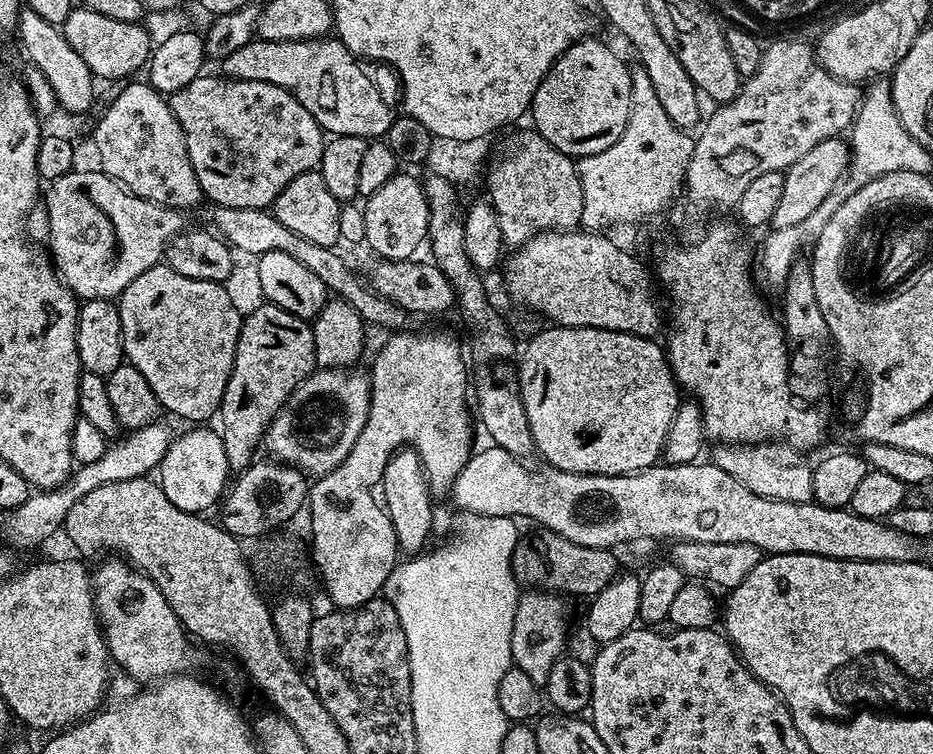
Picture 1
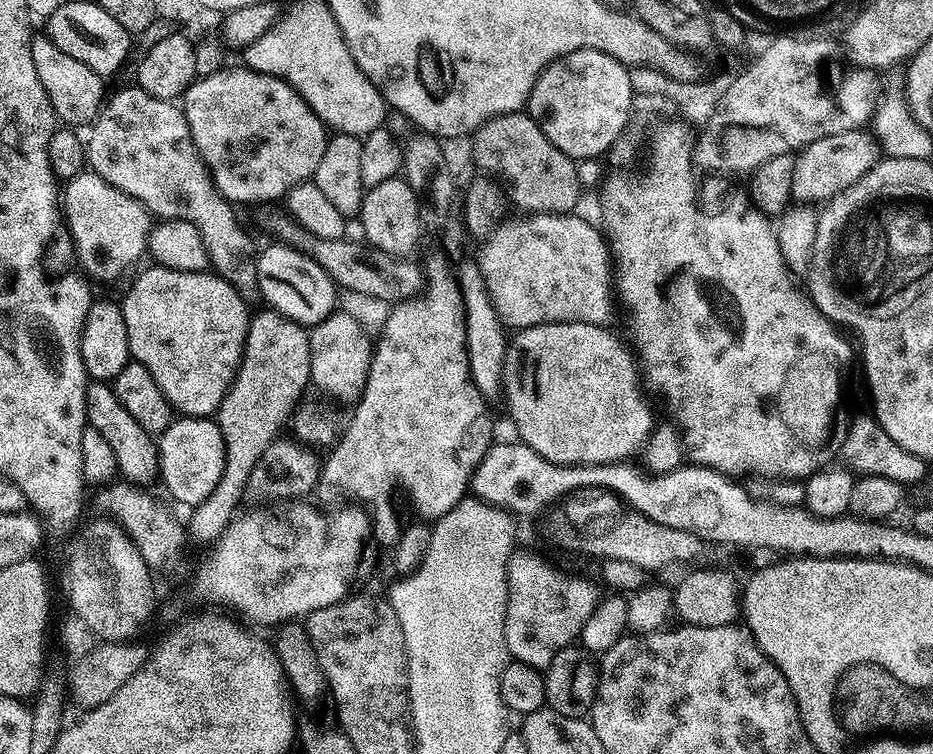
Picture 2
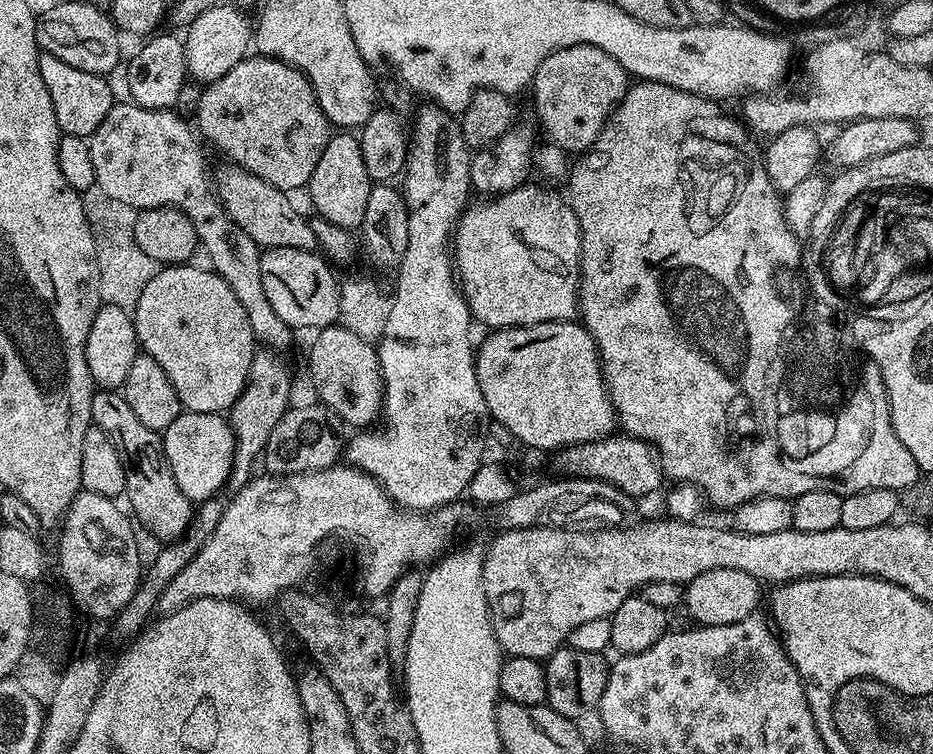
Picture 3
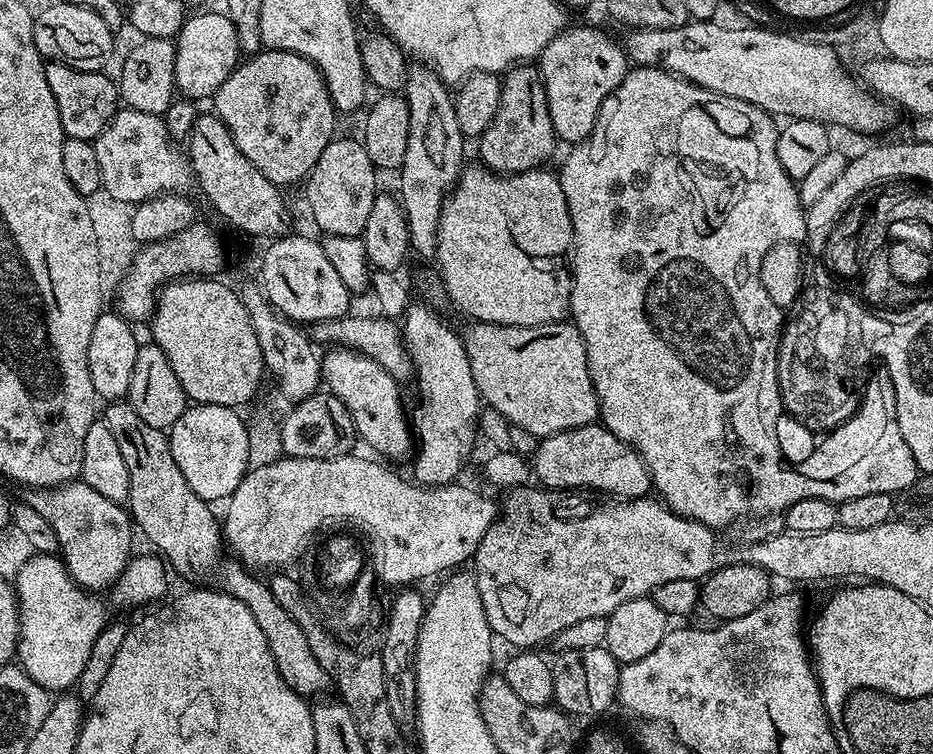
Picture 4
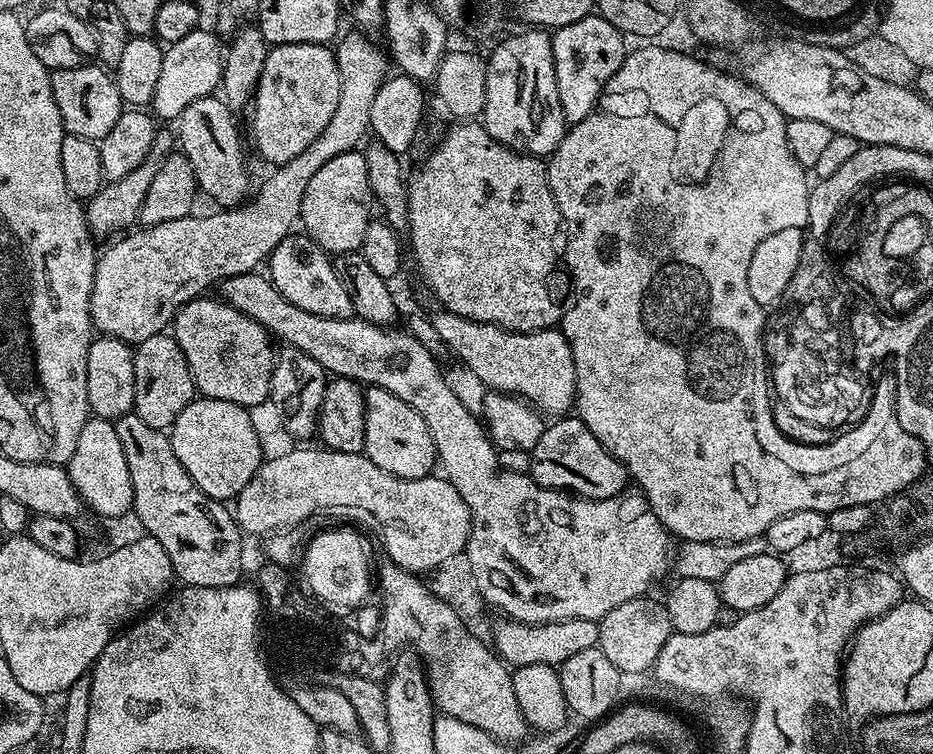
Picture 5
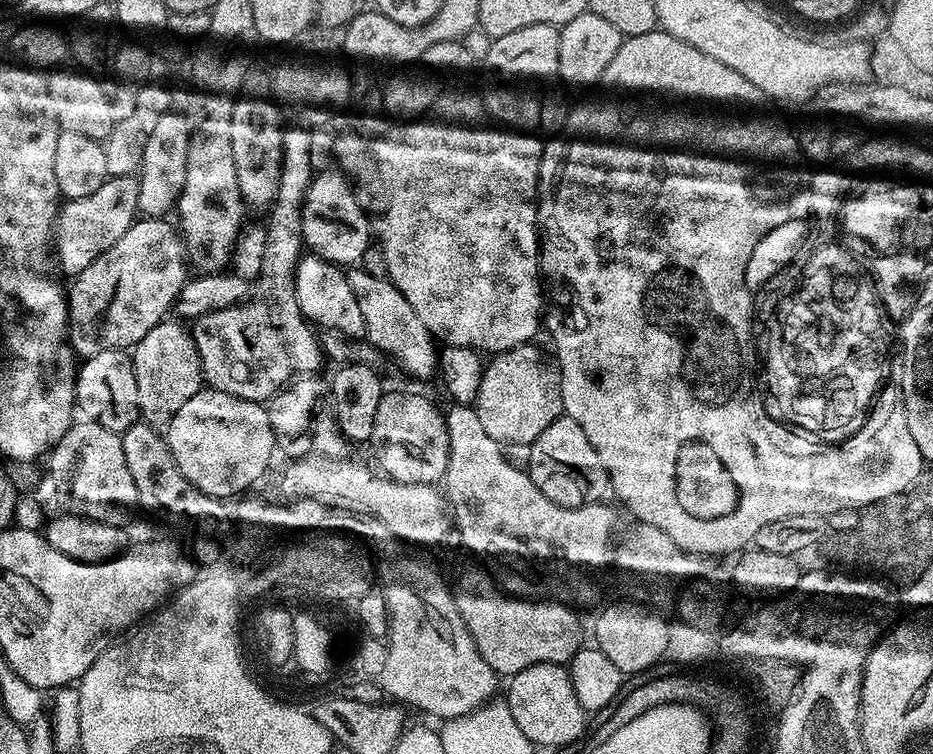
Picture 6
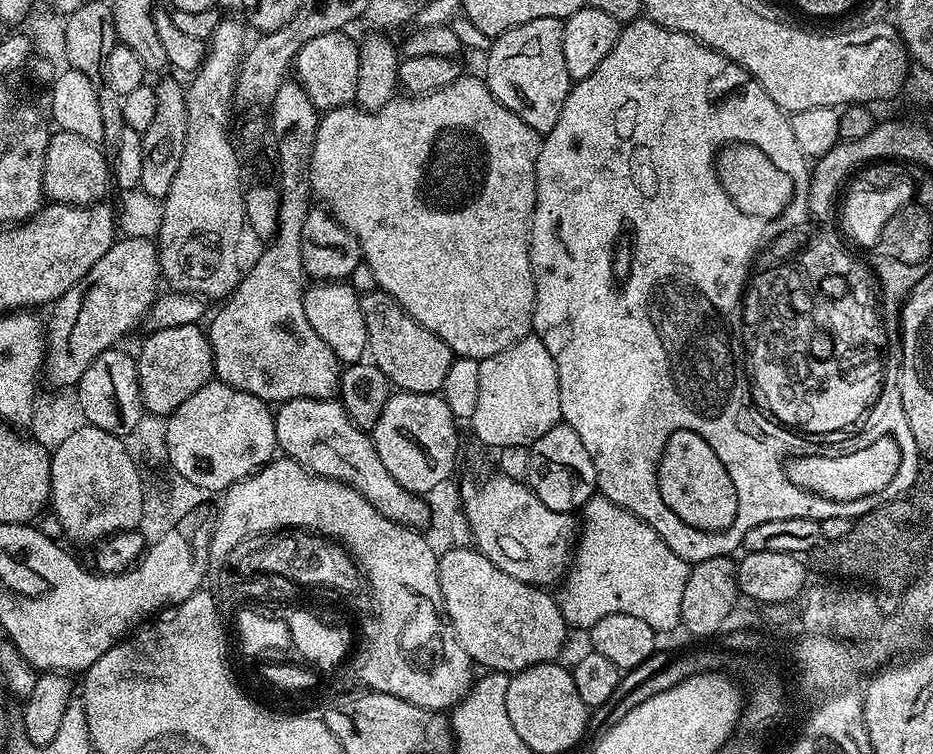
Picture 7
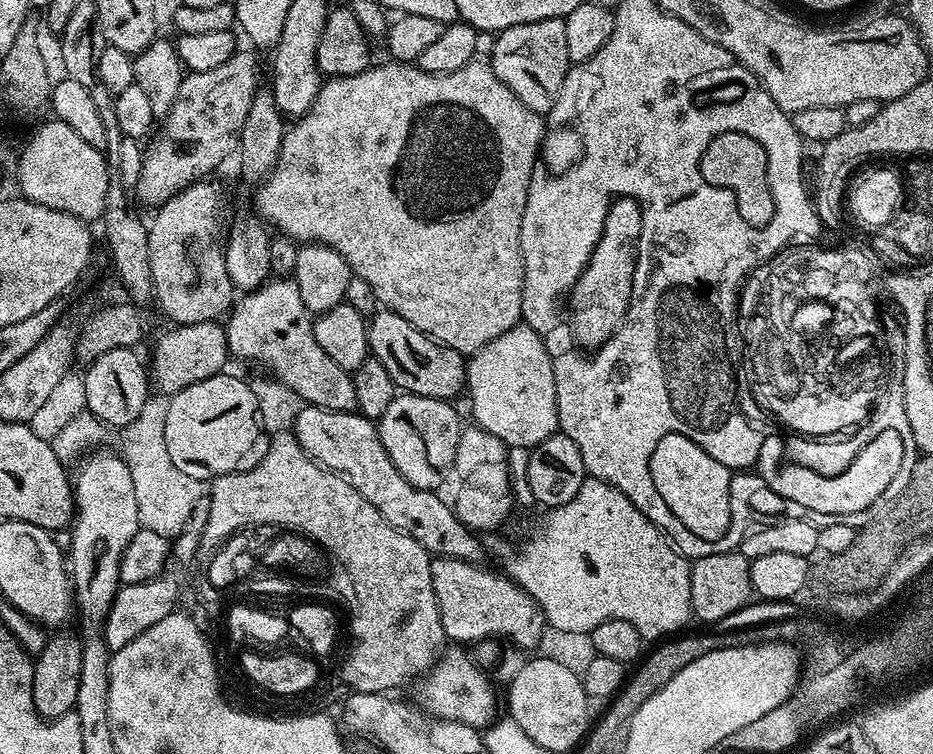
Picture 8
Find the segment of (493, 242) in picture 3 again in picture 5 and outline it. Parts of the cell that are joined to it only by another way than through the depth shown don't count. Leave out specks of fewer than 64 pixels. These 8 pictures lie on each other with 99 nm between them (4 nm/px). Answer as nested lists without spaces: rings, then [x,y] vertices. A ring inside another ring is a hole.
[[[456,122],[453,123],[453,128],[445,134],[440,140],[440,145],[429,154],[424,160],[424,165],[417,170],[416,173],[411,173],[410,179],[407,181],[408,185],[408,227],[406,229],[406,244],[410,249],[410,260],[416,263],[416,268],[420,271],[420,276],[422,279],[428,283],[428,288],[430,291],[436,295],[436,300],[441,309],[445,312],[453,312],[458,314],[462,318],[470,318],[471,320],[477,320],[478,322],[486,322],[487,324],[493,324],[499,328],[505,328],[511,332],[537,332],[543,328],[553,327],[559,321],[562,315],[561,305],[556,305],[556,300],[552,297],[552,292],[548,289],[548,279],[552,276],[552,267],[555,266],[556,260],[558,264],[558,244],[556,248],[556,231],[561,231],[562,221],[560,218],[560,207],[554,202],[554,194],[550,190],[550,182],[548,181],[548,165],[545,163],[541,157],[538,156],[525,156],[522,152],[515,152],[513,148],[508,148],[504,144],[499,144],[494,138],[490,138],[490,134],[486,134],[483,123],[480,122]]]

